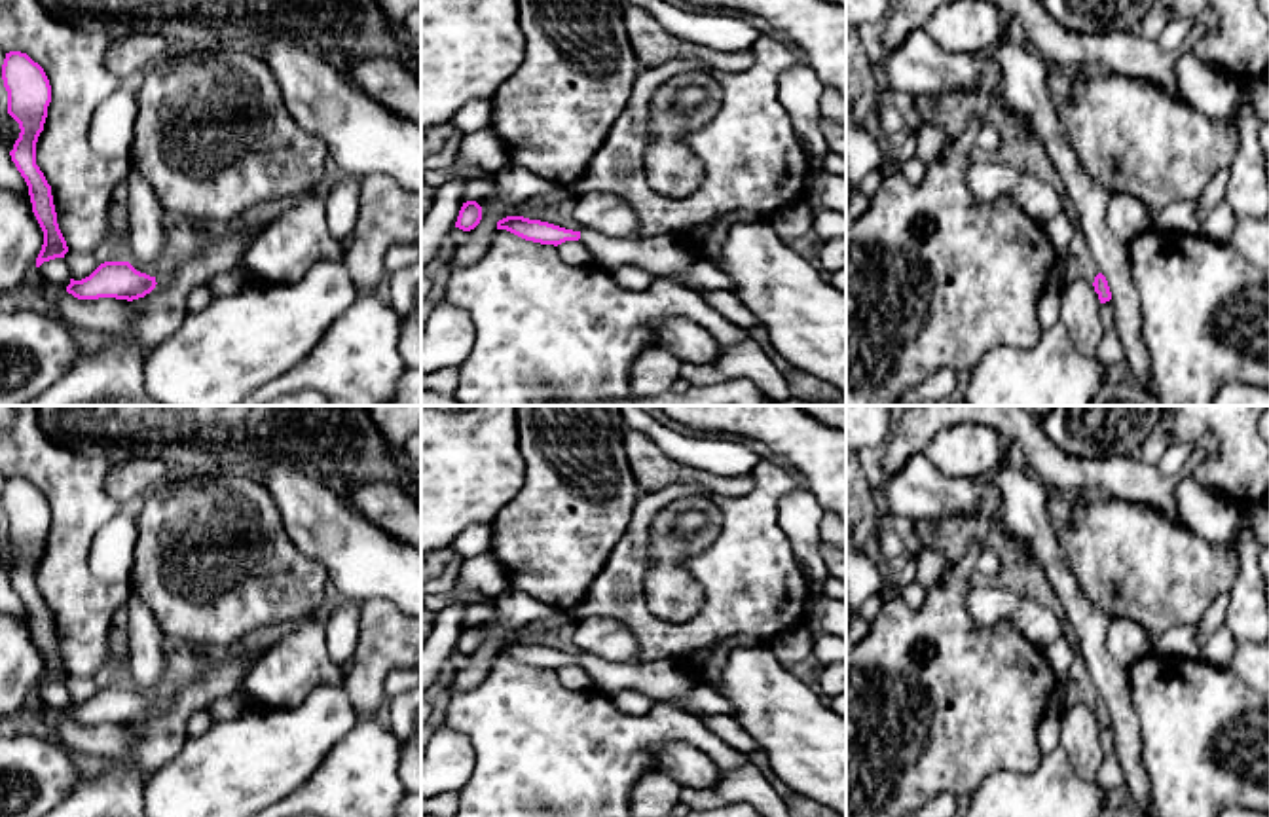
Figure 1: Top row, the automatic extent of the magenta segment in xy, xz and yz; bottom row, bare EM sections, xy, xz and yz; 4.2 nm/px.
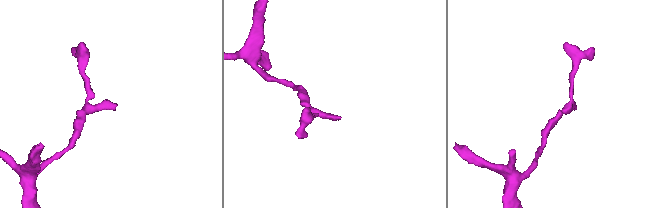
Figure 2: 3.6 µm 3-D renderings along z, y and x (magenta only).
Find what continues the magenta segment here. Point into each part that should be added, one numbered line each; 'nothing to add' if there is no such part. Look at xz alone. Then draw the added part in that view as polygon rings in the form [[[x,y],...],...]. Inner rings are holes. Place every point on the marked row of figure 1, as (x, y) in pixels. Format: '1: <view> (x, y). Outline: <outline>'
1: xz (666, 254). Outline: [[[582,227],[579,241],[594,258],[596,267],[611,275],[622,265],[637,265],[654,277],[681,275],[698,258],[694,248],[675,235],[622,239]]]

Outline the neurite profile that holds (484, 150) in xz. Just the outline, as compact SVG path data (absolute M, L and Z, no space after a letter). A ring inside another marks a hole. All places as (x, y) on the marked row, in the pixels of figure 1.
M486 127L463 135L457 163L482 169L486 176L491 176L508 163L508 152L493 129Z

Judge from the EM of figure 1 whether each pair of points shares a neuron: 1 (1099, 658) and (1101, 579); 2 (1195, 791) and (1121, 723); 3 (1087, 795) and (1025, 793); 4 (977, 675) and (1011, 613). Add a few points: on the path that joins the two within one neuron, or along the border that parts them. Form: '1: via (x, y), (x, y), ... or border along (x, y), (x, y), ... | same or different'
1: border along (1072, 575), (1082, 592), (1110, 620) | different
2: border along (1129, 696), (1139, 725), (1140, 757), (1150, 783) | different
3: via (1072, 795), (1040, 795) | same
4: border along (968, 599), (977, 624), (1010, 622), (1042, 649) | different

